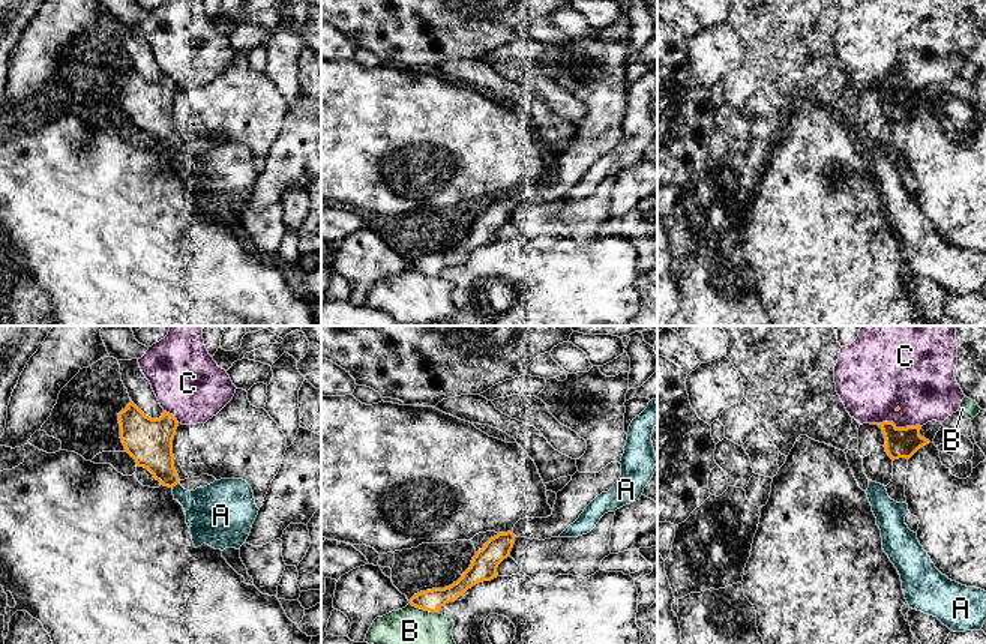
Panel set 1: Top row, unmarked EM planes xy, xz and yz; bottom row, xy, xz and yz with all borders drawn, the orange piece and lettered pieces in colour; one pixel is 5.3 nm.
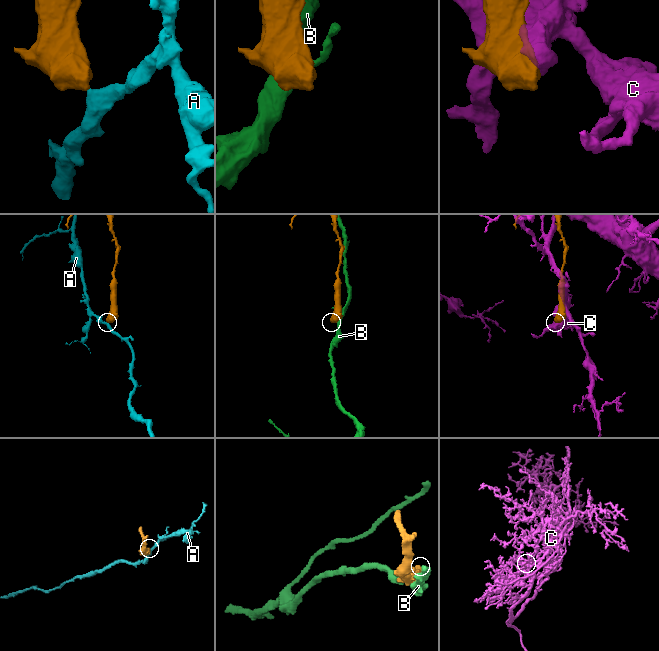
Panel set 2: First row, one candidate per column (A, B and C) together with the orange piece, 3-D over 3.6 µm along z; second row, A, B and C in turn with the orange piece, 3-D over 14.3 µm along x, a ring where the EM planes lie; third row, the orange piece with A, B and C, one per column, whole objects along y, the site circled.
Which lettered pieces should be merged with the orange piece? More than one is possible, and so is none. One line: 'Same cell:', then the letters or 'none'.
Same cell: none

